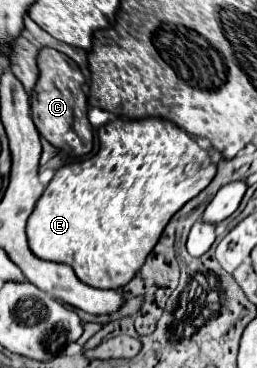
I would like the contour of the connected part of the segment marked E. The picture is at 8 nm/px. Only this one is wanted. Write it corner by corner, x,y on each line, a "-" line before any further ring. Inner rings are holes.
118,117
98,129
98,139
100,149
94,157
80,163
68,163
56,171
28,219
26,233
28,245
36,257
72,265
78,279
90,287
120,289
144,265
170,217
210,185
216,175
216,165
210,161
208,151
186,131
156,117
134,121
-
188,163
196,169
190,175
186,175

